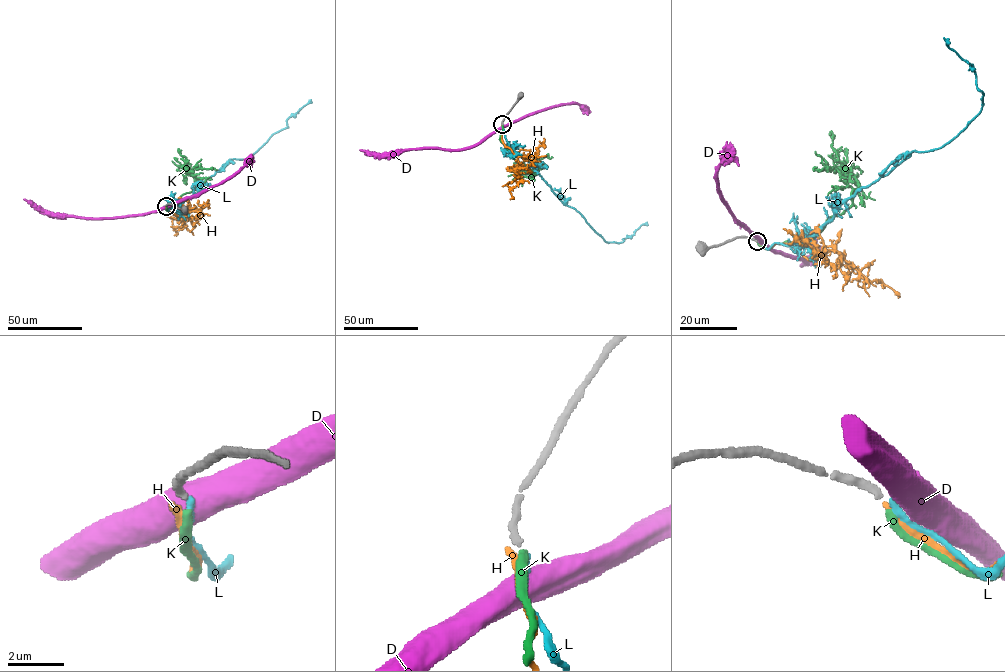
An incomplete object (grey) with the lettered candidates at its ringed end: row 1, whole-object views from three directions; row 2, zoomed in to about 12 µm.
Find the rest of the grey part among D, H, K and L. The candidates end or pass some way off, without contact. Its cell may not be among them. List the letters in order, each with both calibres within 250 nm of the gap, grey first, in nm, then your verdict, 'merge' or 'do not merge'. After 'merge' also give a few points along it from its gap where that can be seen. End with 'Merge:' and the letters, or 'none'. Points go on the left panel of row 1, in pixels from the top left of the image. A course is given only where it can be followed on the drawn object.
D: calibres 280 and 900 nm; do not merge
H: calibres 280 and 240 nm; do not merge
K: calibres 280 and 300 nm; merge; course (166, 207), (198, 187), (201, 180), (190, 172), (193, 168), (216, 169)
L: calibres 280 and 240 nm; do not merge
Merge: K

